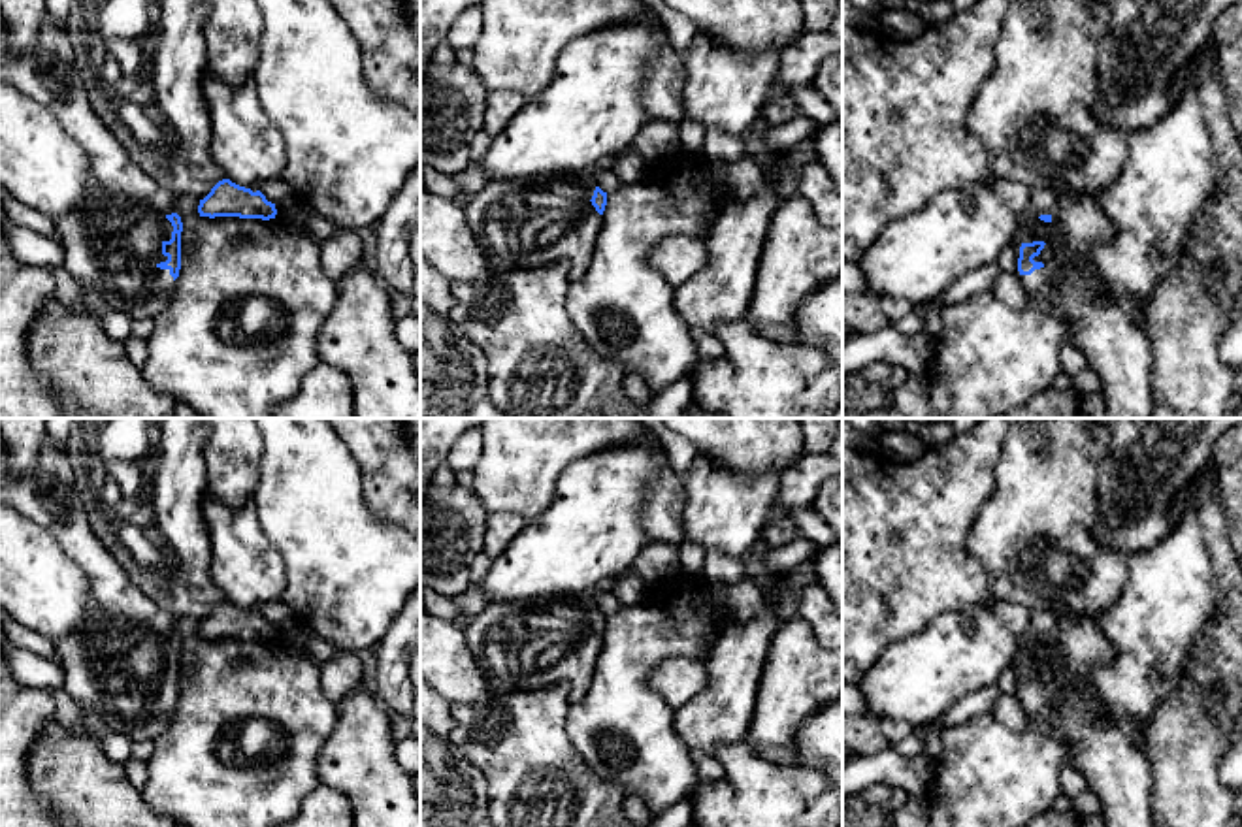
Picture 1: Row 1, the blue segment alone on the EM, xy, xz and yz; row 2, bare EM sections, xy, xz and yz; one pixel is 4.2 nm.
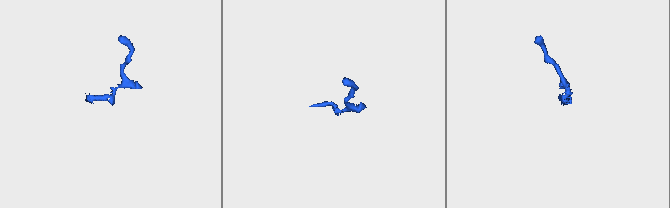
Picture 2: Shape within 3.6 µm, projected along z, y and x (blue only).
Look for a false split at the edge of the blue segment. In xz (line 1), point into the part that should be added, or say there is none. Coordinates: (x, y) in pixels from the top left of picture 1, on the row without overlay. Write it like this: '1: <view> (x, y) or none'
1: xz (528, 645)

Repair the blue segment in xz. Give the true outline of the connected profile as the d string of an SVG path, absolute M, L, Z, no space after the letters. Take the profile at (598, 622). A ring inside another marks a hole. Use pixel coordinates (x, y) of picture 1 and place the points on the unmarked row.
M590 595L490 603L464 635L492 693L541 691L567 684L577 701L594 676L607 614Z

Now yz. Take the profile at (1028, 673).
M1031 610L1027 637L1018 656L1021 669L1016 697L1029 725L1055 735L1069 746L1070 765L1099 795L1104 827L1153 827L1152 765L1144 746L1135 740L1135 727L1127 722L1103 725L1095 718L1097 697L1089 686L1089 673L1114 657L1112 644L1101 629L1101 616L1072 618L1063 610Z

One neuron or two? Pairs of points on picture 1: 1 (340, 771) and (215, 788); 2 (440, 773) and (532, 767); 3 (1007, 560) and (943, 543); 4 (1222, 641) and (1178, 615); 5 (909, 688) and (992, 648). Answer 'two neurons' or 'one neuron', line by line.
1: two neurons
2: two neurons
3: two neurons
4: two neurons
5: one neuron

